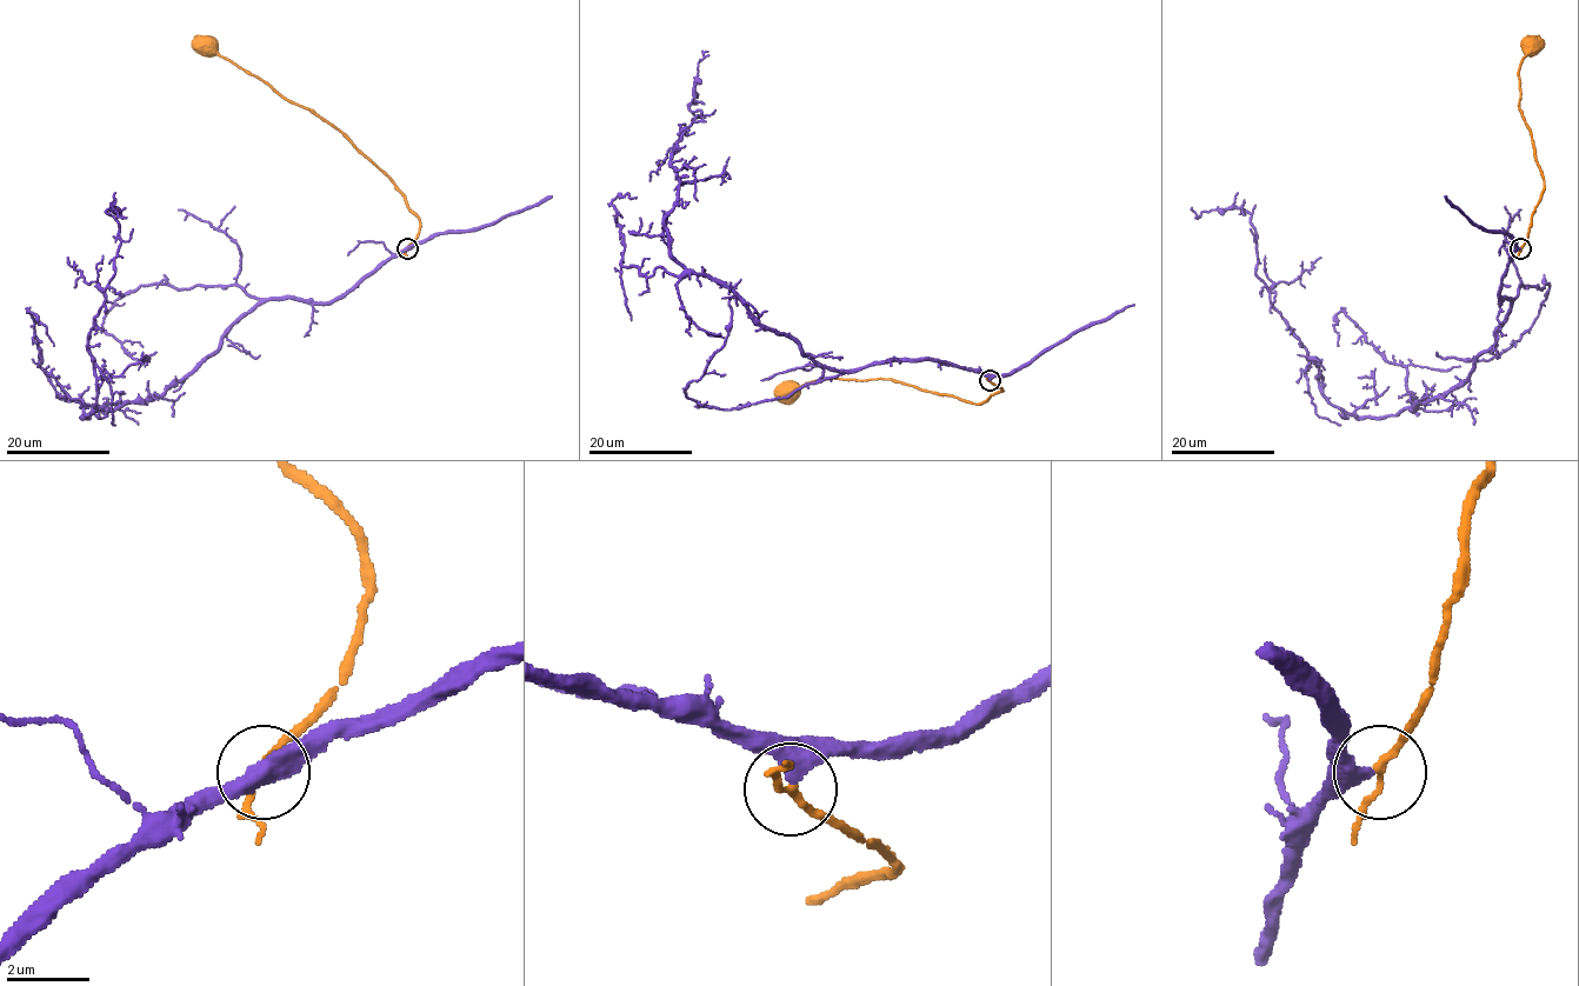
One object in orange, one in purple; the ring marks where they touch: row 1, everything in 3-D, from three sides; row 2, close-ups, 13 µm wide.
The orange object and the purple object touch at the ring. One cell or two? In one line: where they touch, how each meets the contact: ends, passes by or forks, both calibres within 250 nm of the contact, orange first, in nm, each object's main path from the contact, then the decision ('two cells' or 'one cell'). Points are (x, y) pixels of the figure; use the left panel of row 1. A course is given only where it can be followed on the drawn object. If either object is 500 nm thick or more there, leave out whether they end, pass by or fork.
(407, 248) | orange passes by | purple passes by | 160/340 nm | orange via (407, 248), (419, 231), (419, 218), (395, 185), (339, 132), (218, 54), (210, 54), (207, 47) | purple via (407, 248), (327, 302), (257, 304), (160, 395), (81, 417), (120, 242), (106, 212), (125, 207) | one cell

